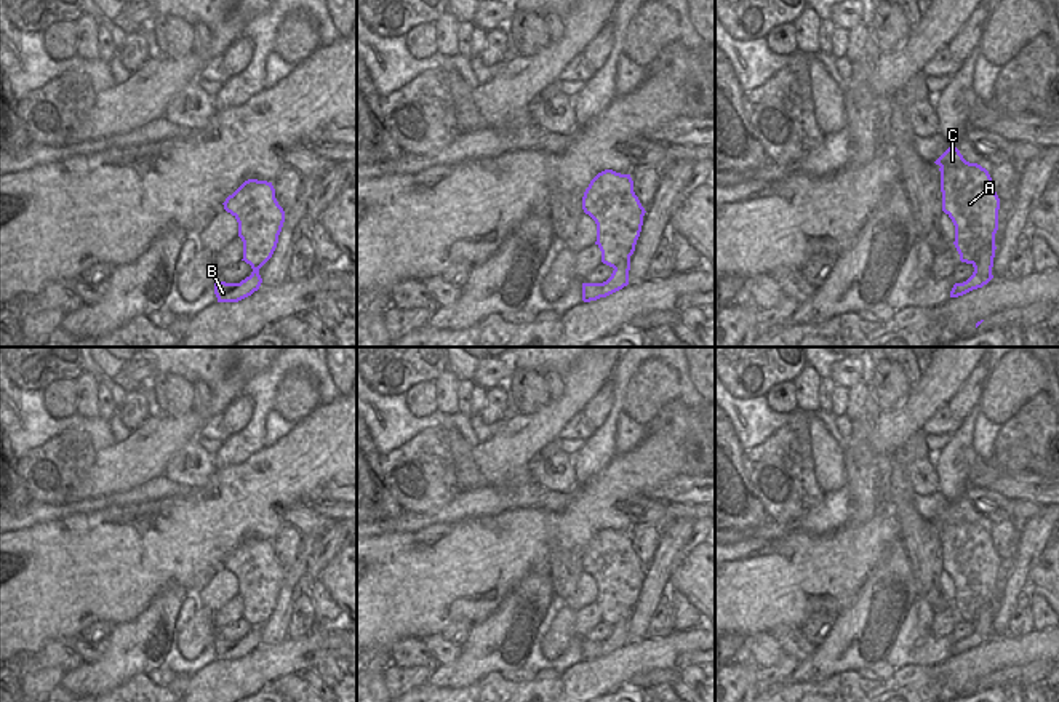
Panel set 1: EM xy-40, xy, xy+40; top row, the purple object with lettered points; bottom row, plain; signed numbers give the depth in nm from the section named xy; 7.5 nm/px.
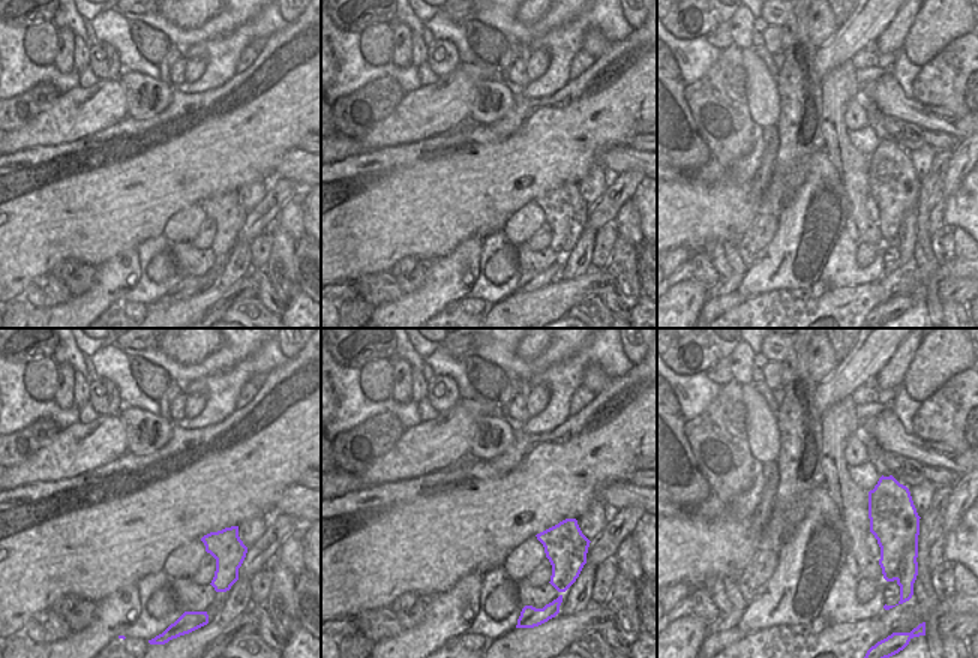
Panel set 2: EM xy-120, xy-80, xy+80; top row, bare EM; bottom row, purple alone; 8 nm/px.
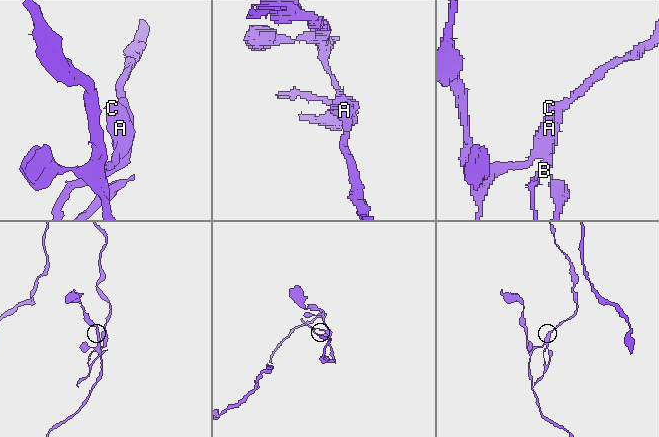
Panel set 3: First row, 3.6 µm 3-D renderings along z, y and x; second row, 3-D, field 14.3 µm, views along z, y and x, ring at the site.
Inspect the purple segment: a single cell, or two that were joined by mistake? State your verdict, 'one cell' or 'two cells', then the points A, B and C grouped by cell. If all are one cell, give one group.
two cells; A C / B

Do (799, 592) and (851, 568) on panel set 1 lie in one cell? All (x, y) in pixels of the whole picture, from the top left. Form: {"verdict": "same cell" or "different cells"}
{"verdict": "same cell"}

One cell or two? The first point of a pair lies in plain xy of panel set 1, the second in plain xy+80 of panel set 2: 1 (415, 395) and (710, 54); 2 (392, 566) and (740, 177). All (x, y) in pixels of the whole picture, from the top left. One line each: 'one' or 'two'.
1: two
2: two

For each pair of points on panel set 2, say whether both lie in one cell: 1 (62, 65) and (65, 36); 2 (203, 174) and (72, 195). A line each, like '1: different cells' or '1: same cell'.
1: same cell
2: same cell

